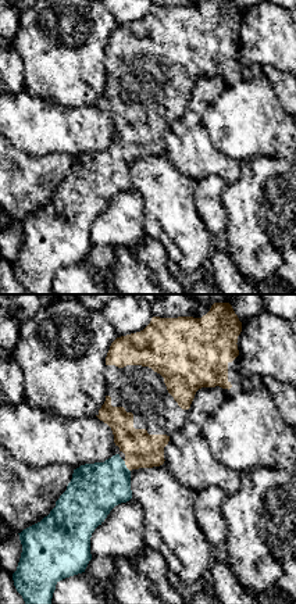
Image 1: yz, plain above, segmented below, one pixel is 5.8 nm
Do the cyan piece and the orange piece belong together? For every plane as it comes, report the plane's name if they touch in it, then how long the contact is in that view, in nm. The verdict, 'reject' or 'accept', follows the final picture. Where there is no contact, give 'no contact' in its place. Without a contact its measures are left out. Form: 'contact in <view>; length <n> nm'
contact in yz; length 80 nm

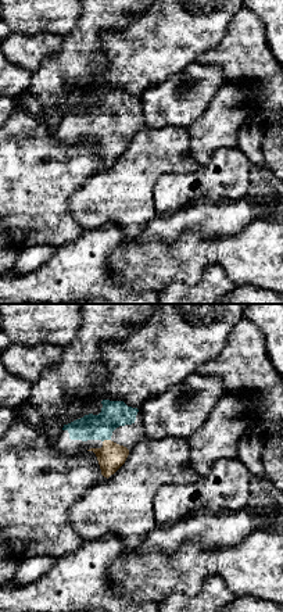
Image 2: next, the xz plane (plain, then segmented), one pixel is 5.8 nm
contact in xz; length 50 nm

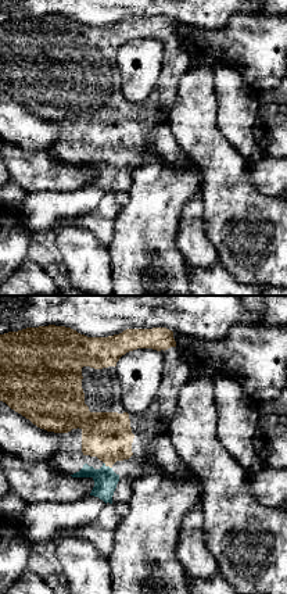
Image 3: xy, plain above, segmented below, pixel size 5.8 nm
contact in xy; length 60 nm

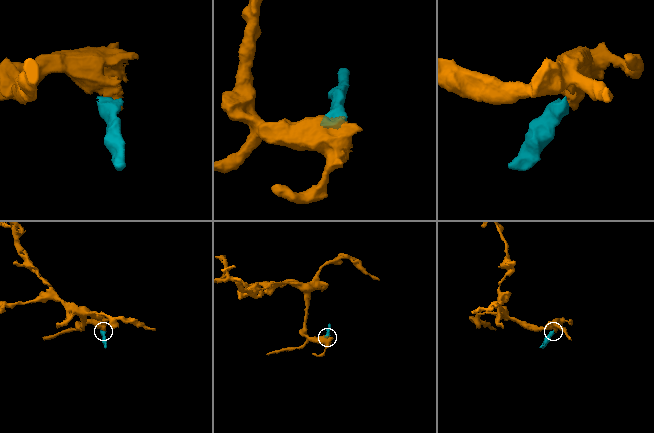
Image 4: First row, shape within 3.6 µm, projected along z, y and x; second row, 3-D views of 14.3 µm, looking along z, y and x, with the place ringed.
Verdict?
accept

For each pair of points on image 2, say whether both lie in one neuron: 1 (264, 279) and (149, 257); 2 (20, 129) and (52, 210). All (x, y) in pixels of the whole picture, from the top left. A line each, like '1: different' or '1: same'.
1: same
2: same

